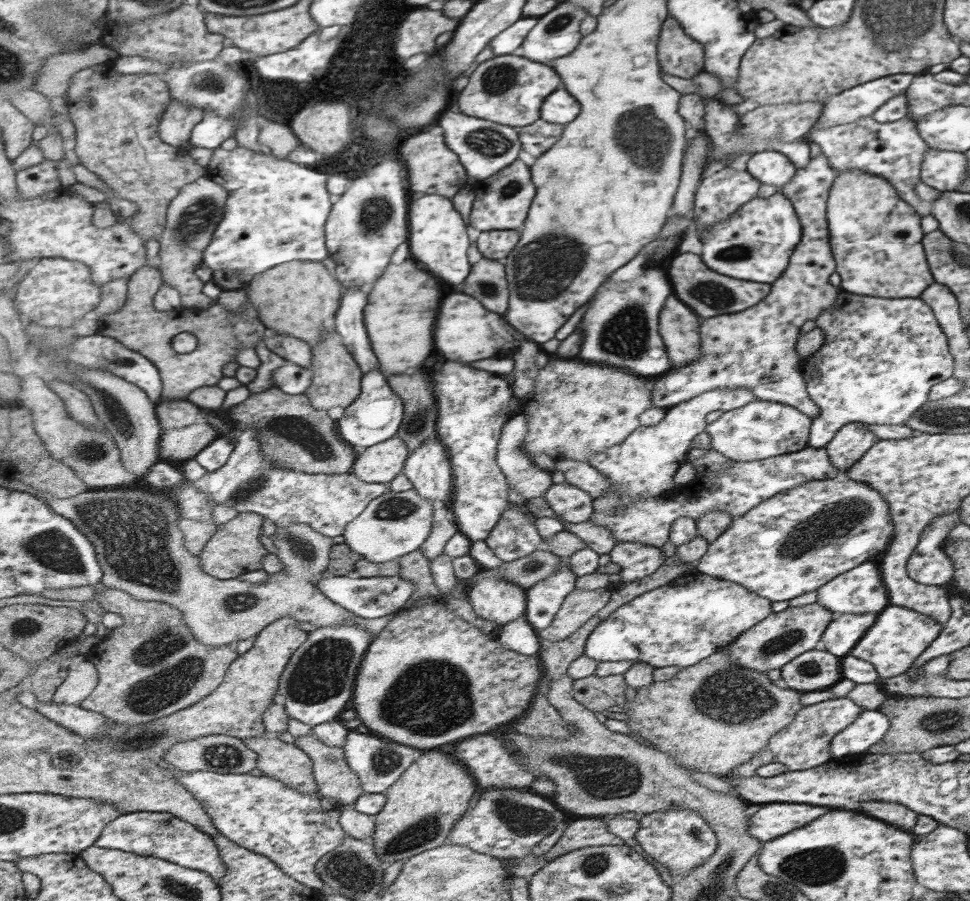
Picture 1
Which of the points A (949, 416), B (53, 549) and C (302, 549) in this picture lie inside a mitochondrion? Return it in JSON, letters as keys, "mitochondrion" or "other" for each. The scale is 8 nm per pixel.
{"A":"mitochondrion","B":"mitochondrion","C":"mitochondrion"}

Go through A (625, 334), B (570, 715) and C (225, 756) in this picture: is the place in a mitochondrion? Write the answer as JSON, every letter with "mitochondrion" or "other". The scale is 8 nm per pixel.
{"A":"mitochondrion","B":"other","C":"mitochondrion"}

